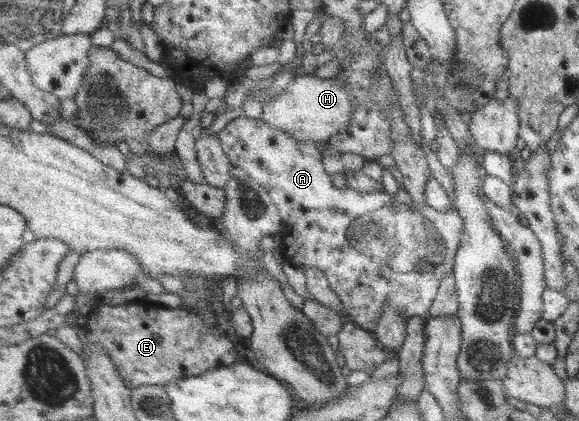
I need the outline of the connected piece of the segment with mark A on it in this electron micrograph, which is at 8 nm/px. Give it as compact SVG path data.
M236 118L227 122L220 137L234 166L247 170L270 191L279 206L283 218L281 257L302 268L316 266L328 274L331 288L342 300L349 320L376 332L387 305L403 309L408 318L431 318L442 280L452 275L454 270L455 262L452 260L455 260L454 254L462 244L466 228L463 217L454 207L440 212L439 208L422 204L403 191L393 195L392 192L362 192L350 186L344 190L337 188L324 168L317 143L298 140L263 119Z

